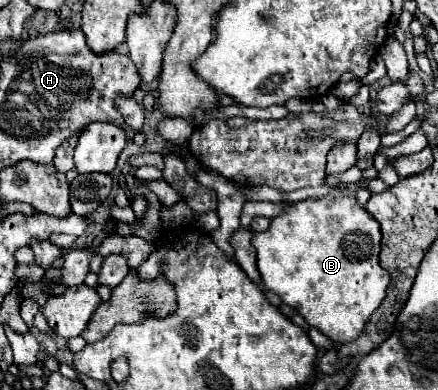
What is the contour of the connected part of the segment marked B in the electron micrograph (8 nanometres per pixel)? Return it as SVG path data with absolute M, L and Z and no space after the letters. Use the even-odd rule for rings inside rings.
M332 188L322 198L308 198L300 202L290 202L276 218L272 218L266 232L254 232L252 246L258 254L258 270L262 276L262 286L276 292L284 304L292 306L306 322L318 328L324 336L336 344L346 344L356 340L370 314L380 306L386 296L390 278L388 272L378 262L380 252L380 226L378 222L358 206L356 194L340 188Z

